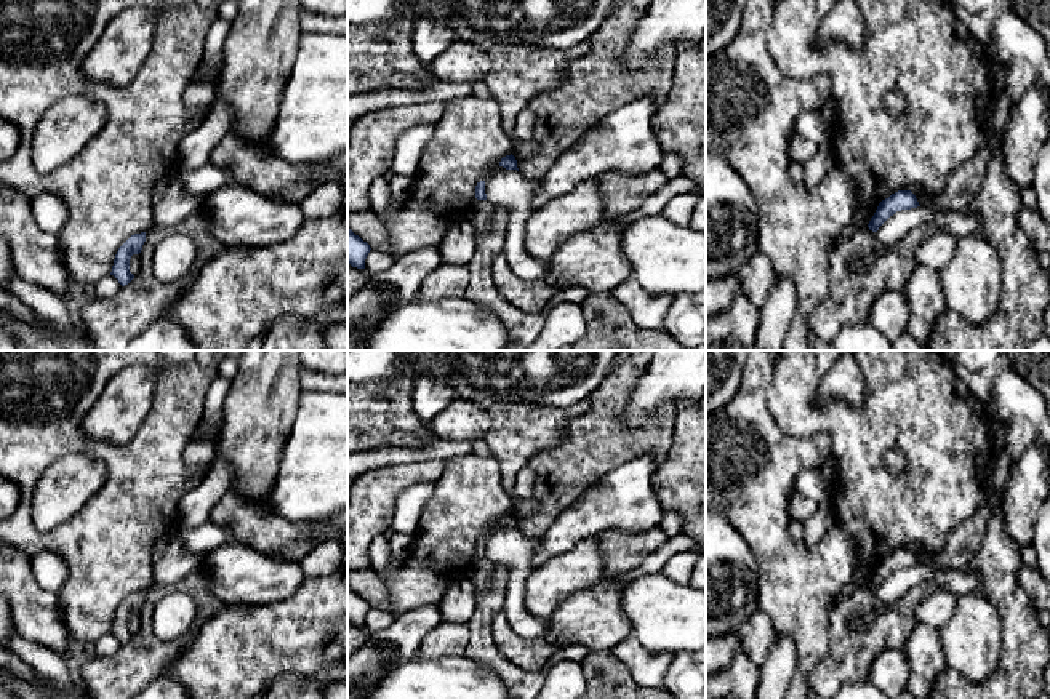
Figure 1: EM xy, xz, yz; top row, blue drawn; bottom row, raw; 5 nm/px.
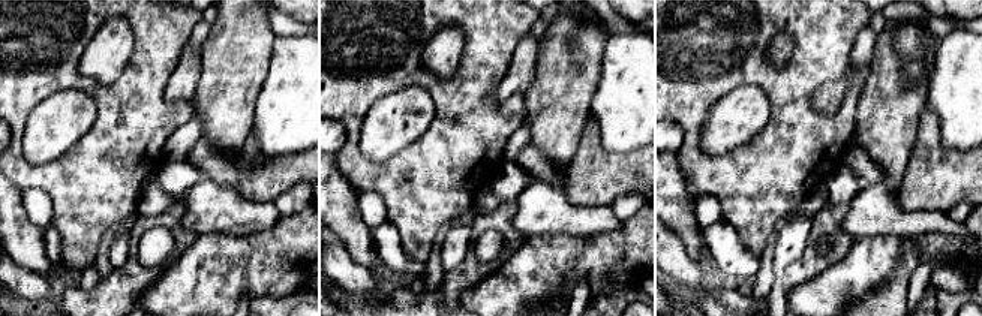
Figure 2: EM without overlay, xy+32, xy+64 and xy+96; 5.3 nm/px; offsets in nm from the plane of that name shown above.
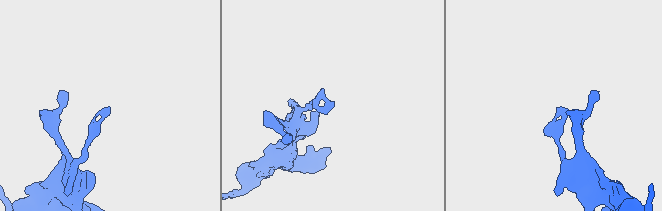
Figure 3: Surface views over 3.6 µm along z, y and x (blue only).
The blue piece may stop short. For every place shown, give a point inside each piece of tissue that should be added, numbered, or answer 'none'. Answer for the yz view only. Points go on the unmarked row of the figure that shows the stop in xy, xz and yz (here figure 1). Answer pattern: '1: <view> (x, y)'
none

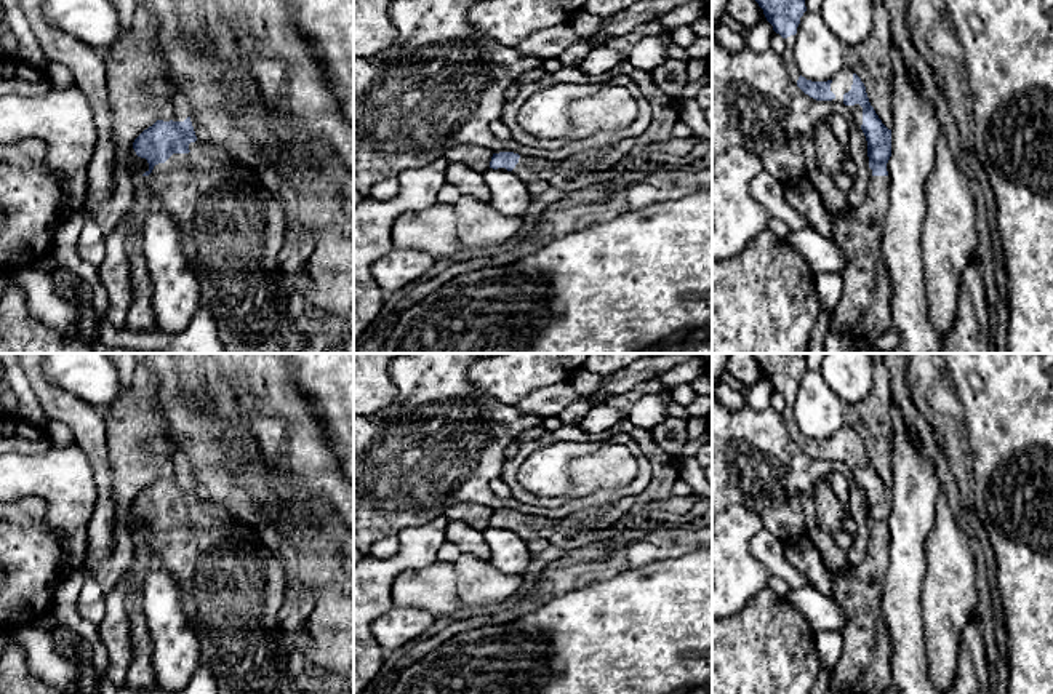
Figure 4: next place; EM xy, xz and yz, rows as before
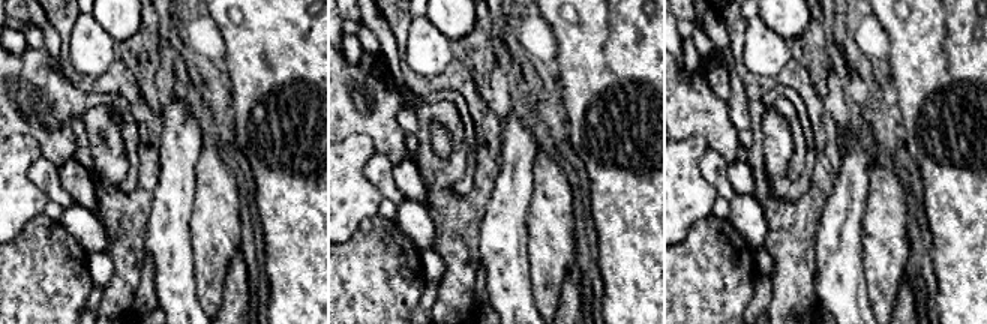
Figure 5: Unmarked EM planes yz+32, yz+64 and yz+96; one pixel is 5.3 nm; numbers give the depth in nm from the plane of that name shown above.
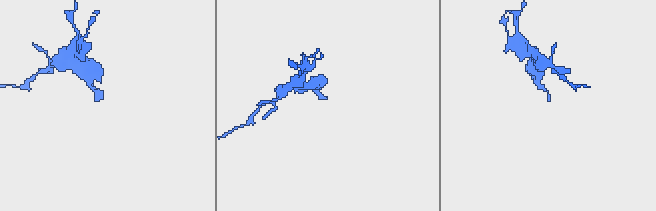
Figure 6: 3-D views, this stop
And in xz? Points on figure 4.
1: xz (528, 528)

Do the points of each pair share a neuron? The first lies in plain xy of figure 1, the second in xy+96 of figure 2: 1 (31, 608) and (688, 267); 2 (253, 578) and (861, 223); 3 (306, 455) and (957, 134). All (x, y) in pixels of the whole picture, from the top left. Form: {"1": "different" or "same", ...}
{"1": "different", "2": "same", "3": "same"}

